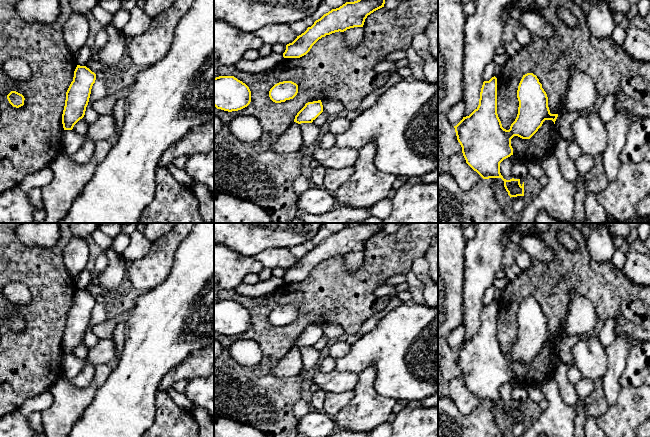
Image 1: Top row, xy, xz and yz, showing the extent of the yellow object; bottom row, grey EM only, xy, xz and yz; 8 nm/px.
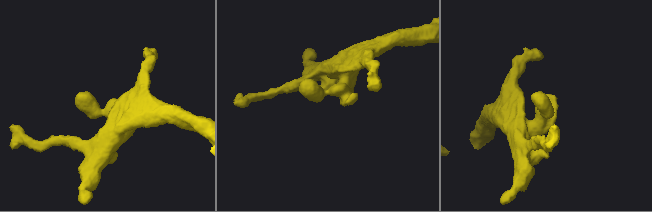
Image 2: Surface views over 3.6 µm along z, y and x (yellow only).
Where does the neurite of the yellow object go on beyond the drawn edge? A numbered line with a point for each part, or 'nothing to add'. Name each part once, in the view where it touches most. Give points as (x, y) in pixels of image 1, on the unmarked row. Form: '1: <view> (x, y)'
nothing to add

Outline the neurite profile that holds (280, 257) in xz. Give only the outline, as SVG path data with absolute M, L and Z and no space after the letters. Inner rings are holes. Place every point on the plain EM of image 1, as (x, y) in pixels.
M289 248L264 250L253 258L260 262L264 268L269 269L275 269L277 267L287 269L297 262L297 258L290 252Z

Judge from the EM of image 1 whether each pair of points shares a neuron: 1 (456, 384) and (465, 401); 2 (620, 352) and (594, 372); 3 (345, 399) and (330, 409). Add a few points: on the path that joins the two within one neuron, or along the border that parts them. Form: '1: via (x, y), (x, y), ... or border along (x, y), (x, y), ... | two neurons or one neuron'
1: via (457, 388), (462, 397) | one neuron
2: border along (606, 348), (607, 368), (602, 378) | two neurons
3: via (341, 400), (334, 405) | one neuron

